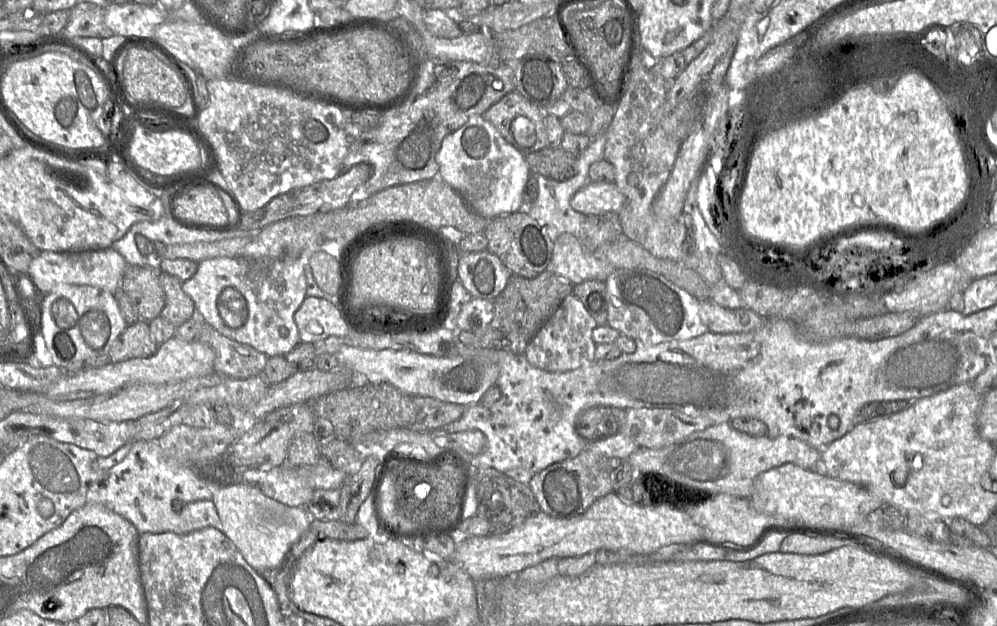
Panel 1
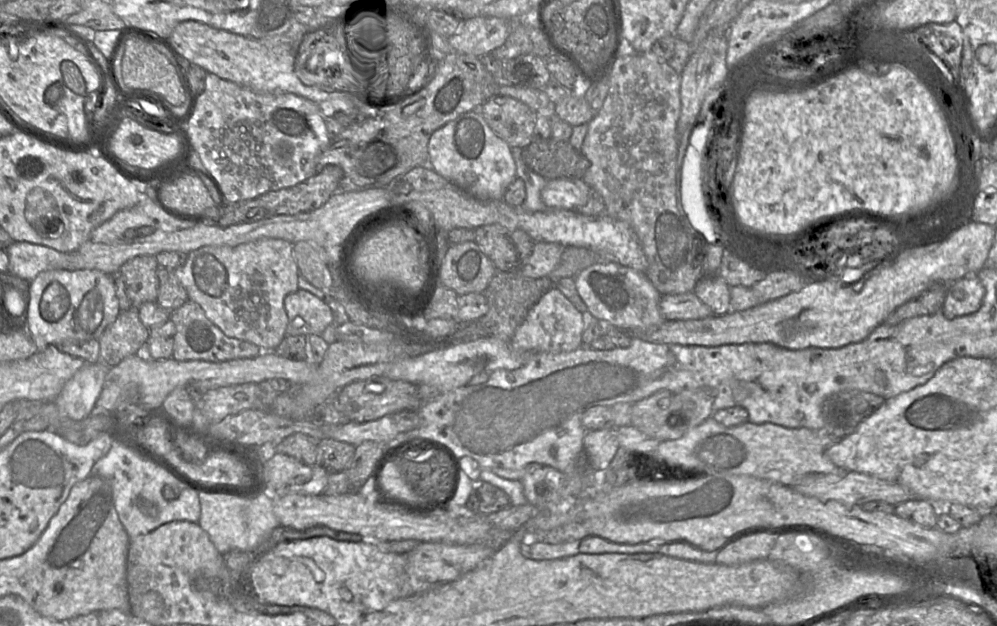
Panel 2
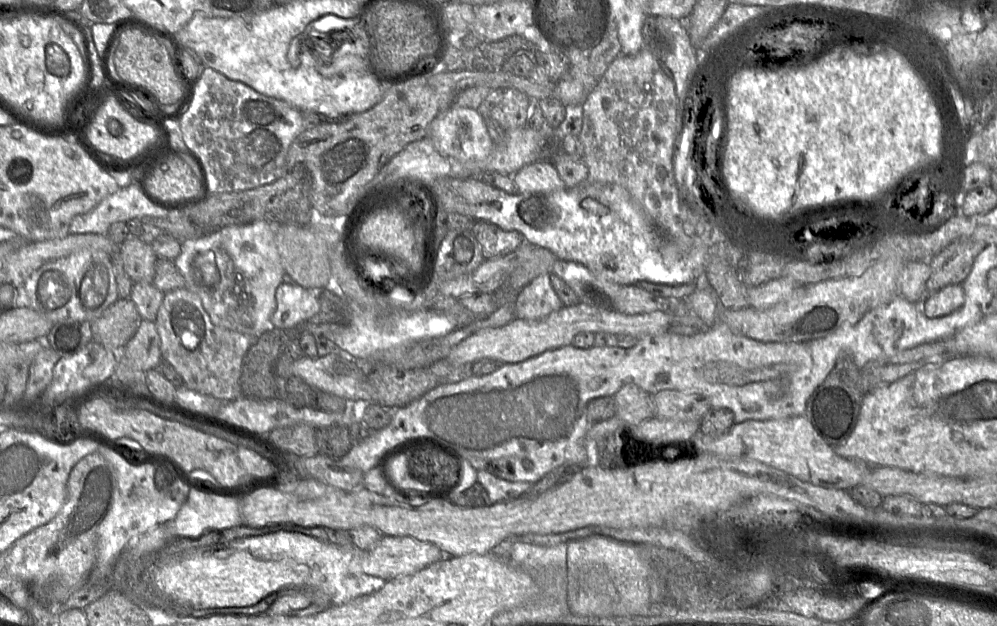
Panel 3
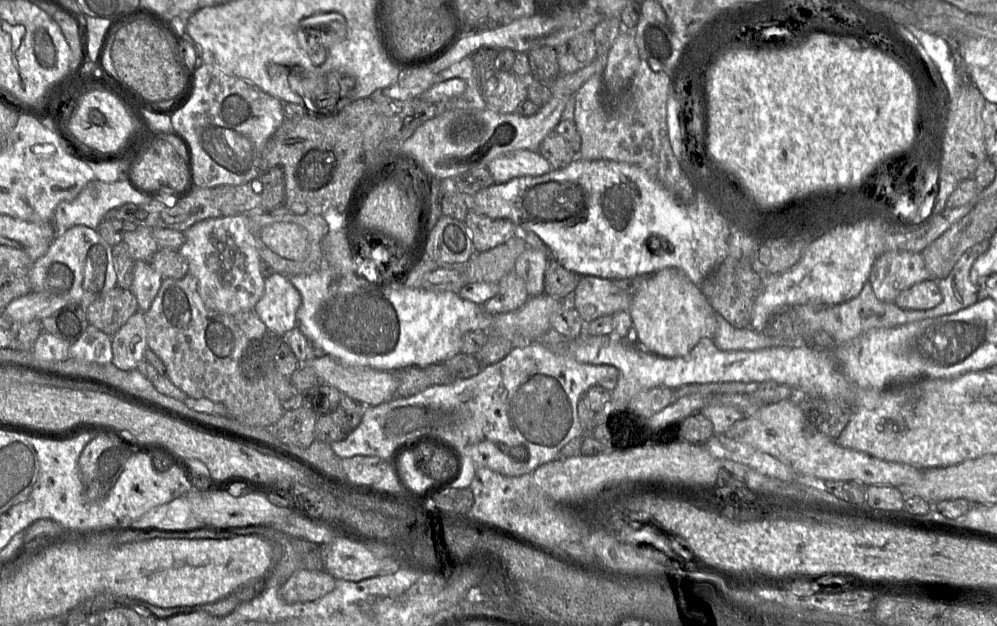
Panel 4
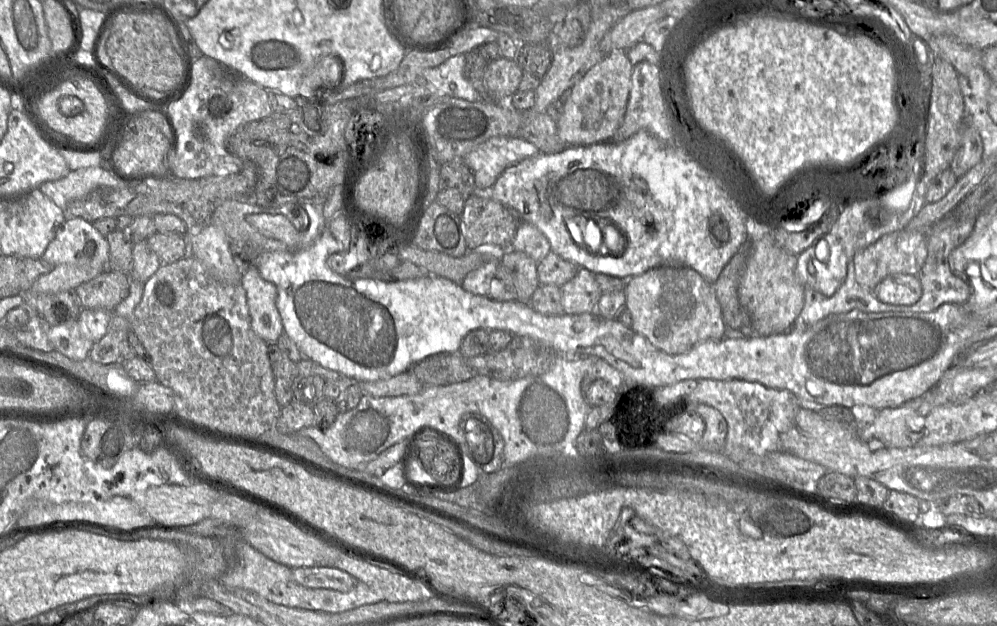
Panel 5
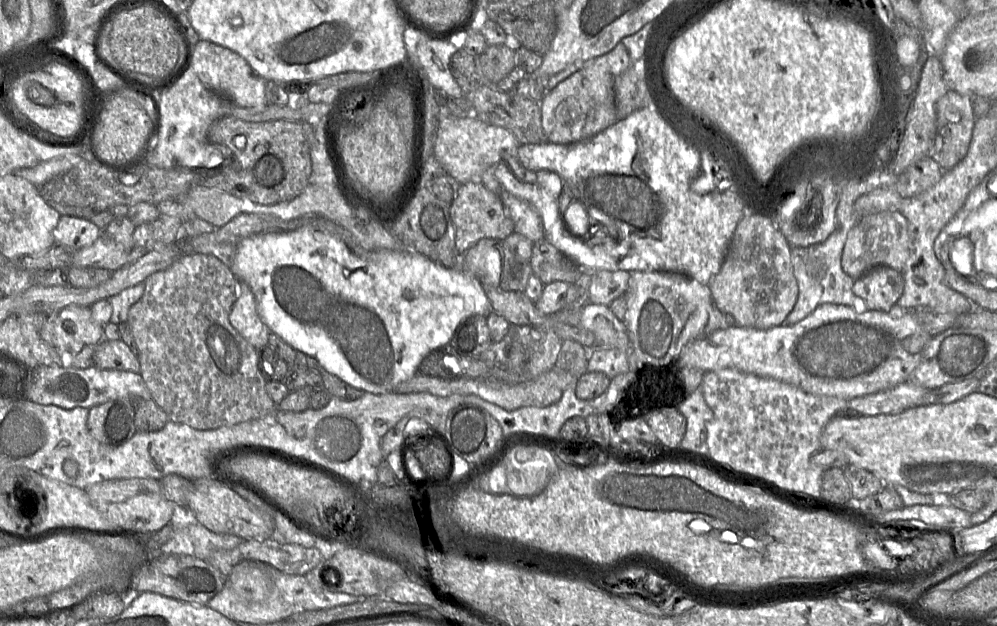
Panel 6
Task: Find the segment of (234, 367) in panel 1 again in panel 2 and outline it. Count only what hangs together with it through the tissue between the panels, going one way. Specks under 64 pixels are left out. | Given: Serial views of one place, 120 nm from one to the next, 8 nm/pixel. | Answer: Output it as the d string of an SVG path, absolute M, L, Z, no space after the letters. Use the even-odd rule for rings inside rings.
M190 299L171 312L169 320L174 323L176 329L172 359L177 361L226 362L255 358L263 352L250 342L226 336L207 318L203 309Z

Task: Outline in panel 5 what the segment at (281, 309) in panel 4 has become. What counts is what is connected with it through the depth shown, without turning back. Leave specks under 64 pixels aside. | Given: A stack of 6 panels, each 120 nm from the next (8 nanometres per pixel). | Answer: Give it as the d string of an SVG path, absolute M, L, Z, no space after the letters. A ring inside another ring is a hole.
M245 261L241 285L245 289L254 332L268 344L276 343L284 333L276 305L277 288L264 280L255 263Z

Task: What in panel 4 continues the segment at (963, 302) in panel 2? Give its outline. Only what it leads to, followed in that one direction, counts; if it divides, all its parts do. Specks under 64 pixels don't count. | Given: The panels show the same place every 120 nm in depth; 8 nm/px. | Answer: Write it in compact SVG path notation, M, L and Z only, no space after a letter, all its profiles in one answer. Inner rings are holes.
M928 279L901 291L893 303L909 310L927 310L936 307L941 301L942 294L936 281Z

